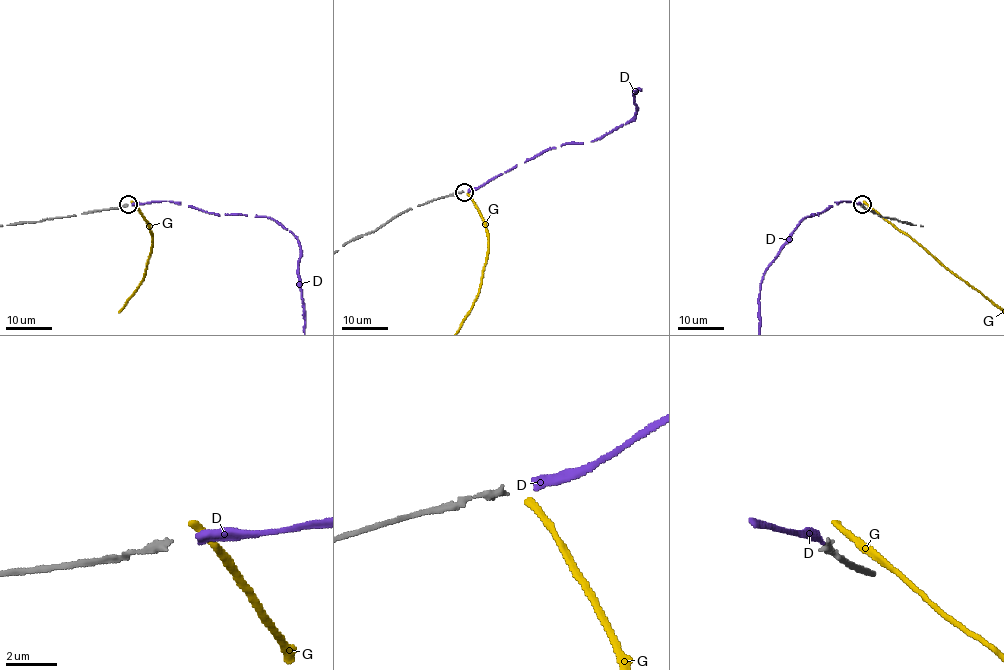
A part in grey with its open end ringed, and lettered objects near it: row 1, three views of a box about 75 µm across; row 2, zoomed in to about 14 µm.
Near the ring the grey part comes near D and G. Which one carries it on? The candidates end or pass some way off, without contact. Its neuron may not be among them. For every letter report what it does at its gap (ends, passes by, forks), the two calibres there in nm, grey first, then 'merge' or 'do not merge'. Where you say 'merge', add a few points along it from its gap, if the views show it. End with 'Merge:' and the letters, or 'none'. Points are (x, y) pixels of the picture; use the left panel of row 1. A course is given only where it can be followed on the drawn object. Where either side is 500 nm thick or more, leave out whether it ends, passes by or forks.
D: it ends there; 280 nm thick on the grey side, 400 nm on the other; do not merge
G: it ends there; 280 nm thick on the grey side, 260 nm on the other; do not merge
Merge: none

